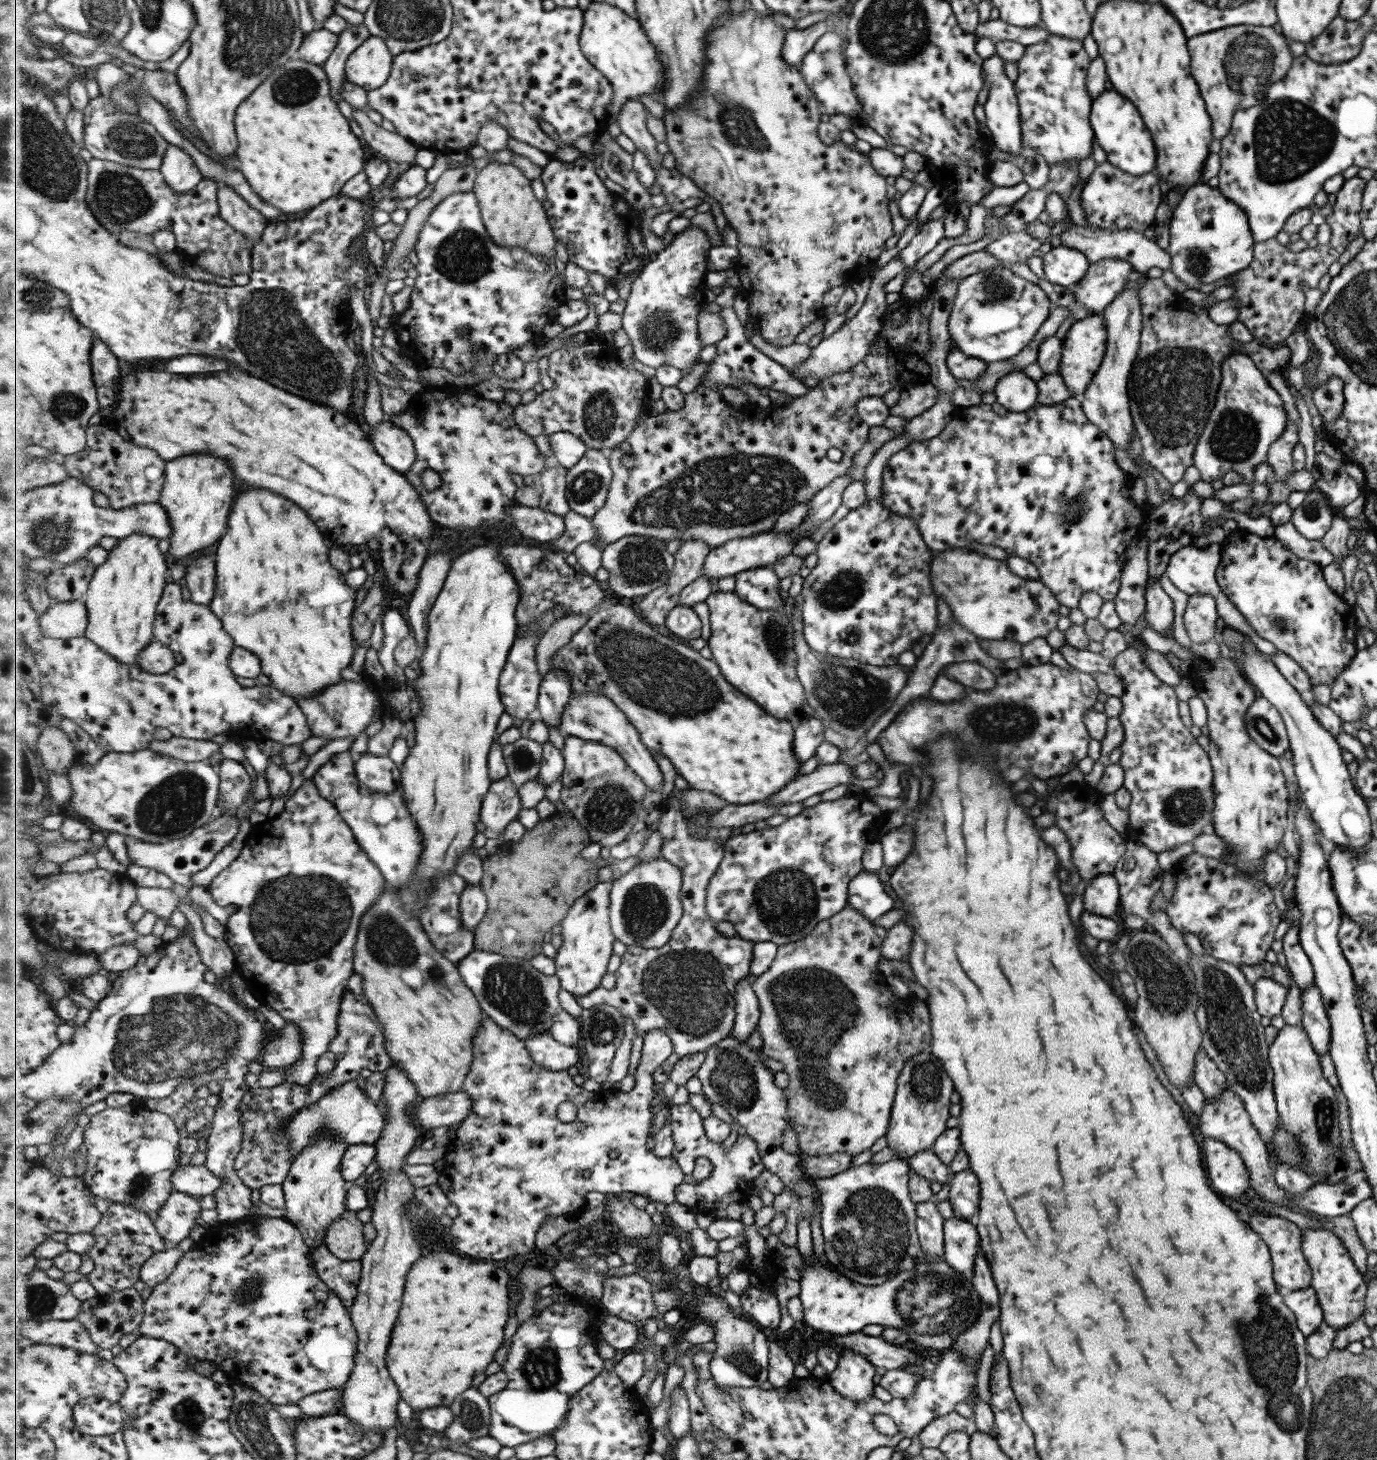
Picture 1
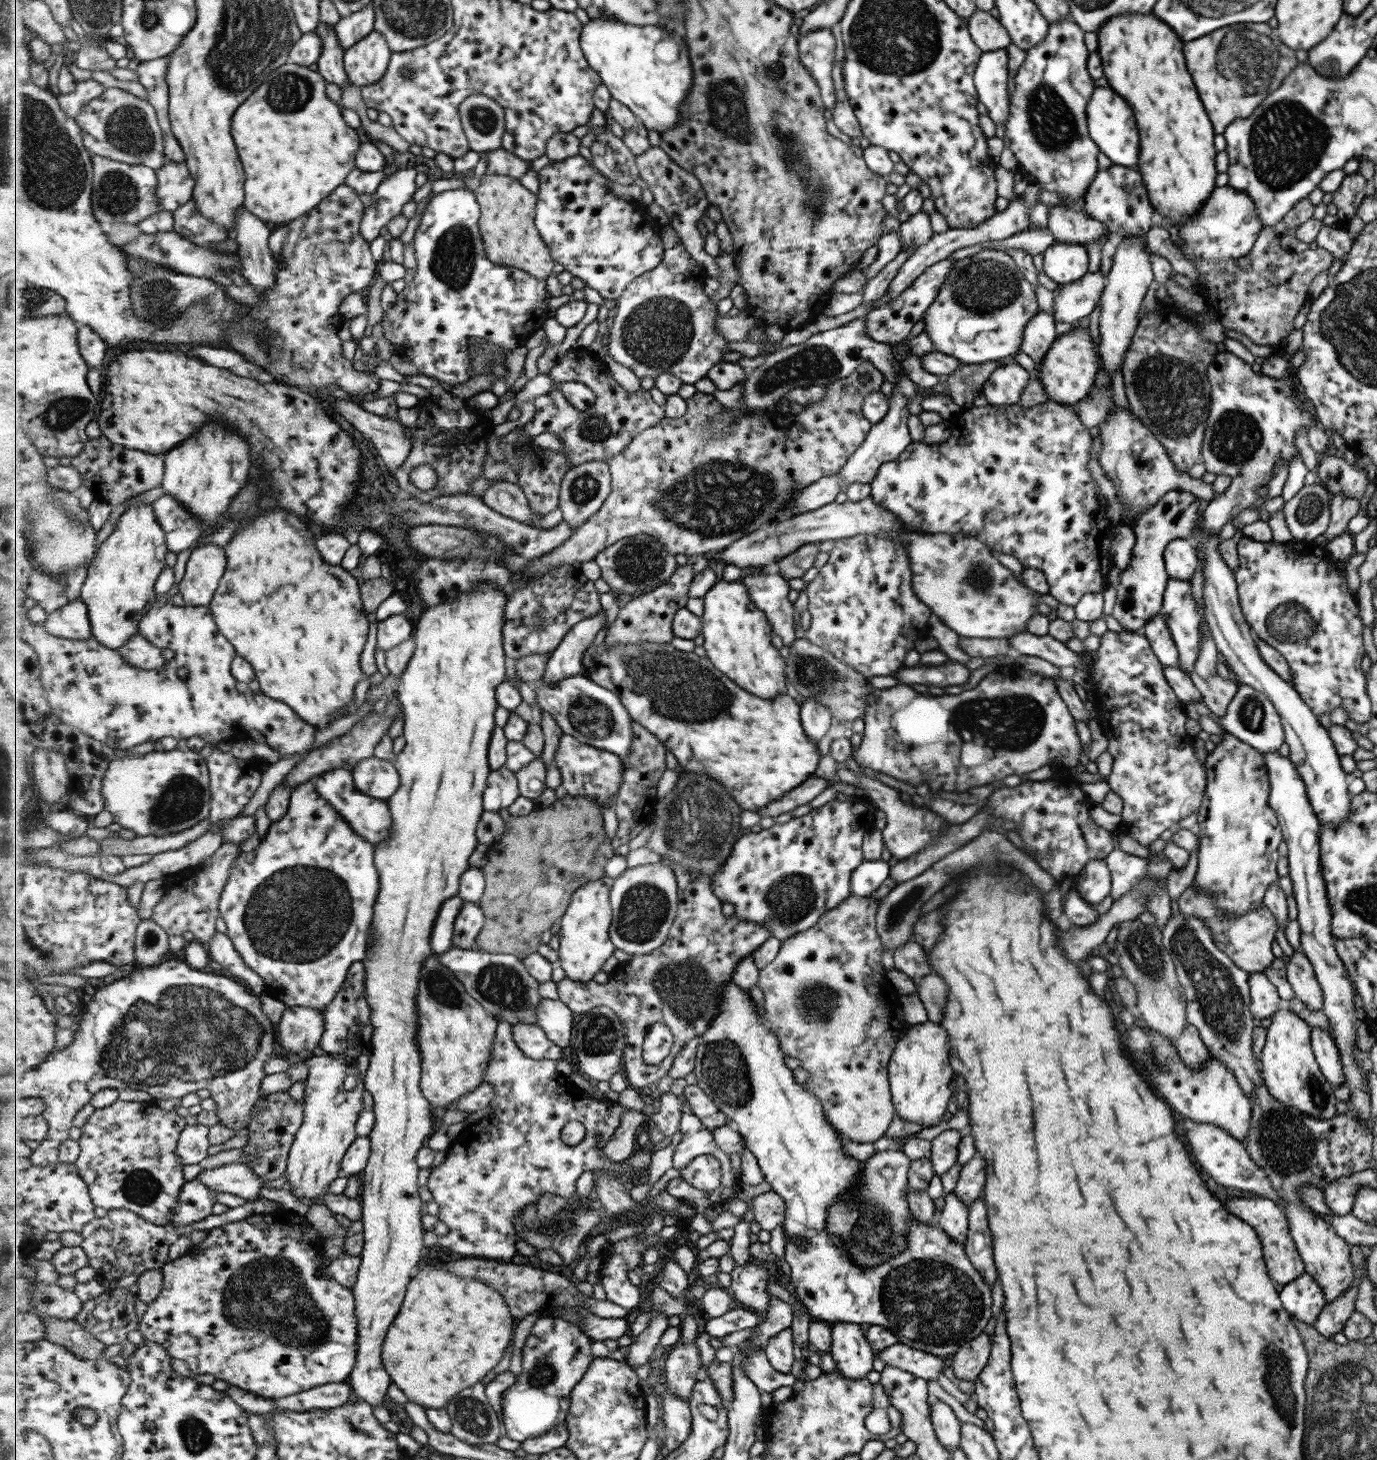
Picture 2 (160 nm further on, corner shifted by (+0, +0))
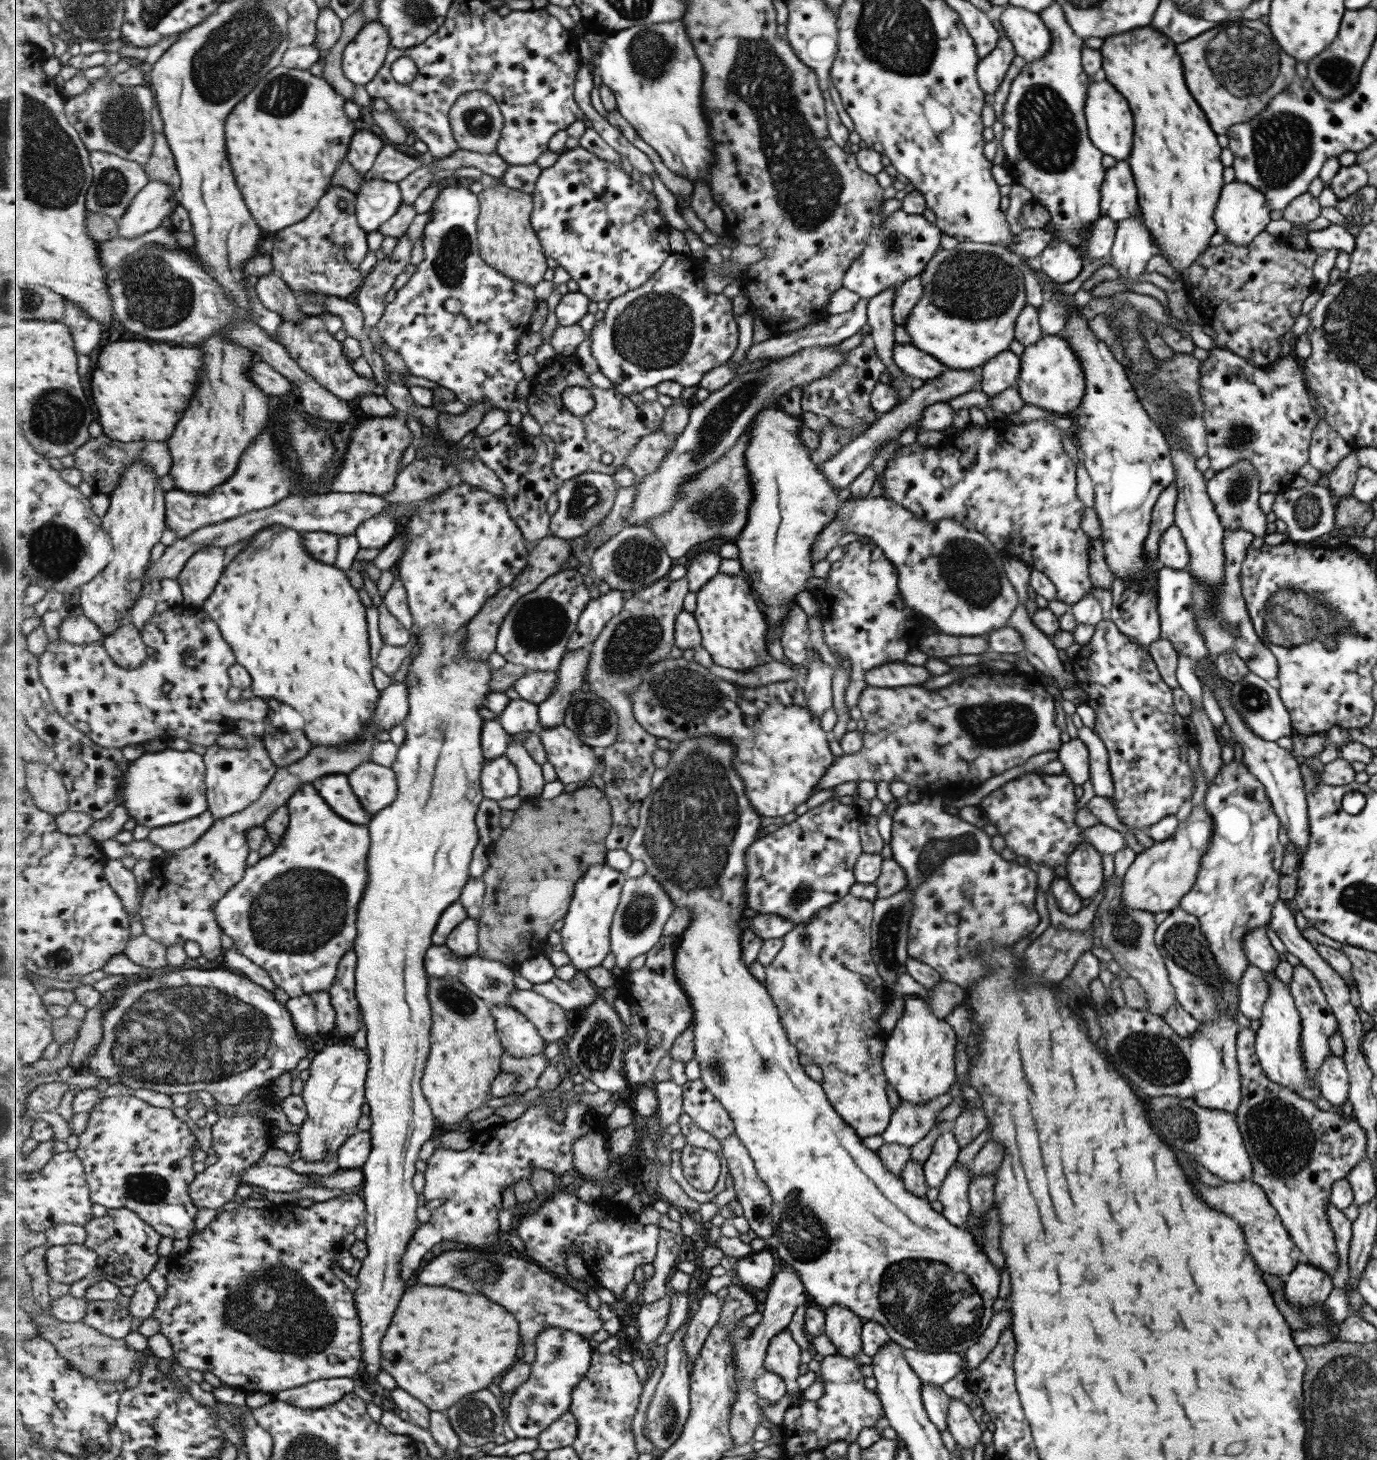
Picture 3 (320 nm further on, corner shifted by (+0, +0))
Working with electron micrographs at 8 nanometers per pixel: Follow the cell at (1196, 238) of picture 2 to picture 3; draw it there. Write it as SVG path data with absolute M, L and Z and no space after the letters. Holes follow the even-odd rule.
M1233 180L1221 187L1212 216L1215 233L1222 234L1225 242L1235 244L1235 246L1247 246L1257 234L1265 231L1265 227L1270 221L1269 212L1270 208L1261 192L1250 184Z

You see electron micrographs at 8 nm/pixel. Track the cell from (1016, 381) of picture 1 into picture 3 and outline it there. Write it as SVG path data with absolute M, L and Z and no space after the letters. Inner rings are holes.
M1009 349L999 352L980 367L979 383L987 397L992 397L1007 387L1014 387L1019 373L1019 358Z

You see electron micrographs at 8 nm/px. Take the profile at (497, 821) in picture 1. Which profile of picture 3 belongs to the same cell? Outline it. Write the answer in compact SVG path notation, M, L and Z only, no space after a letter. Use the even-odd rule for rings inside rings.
M507 755L489 760L482 772L484 796L491 800L503 800L520 793L520 775Z

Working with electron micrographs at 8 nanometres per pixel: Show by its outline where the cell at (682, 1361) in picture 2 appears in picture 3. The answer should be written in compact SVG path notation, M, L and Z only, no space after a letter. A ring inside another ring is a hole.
M708 1293L701 1299L700 1309L691 1320L689 1329L687 1329L687 1337L685 1337L684 1347L689 1355L690 1368L700 1355L701 1349L711 1335L713 1328L721 1320L723 1307L723 1300L715 1293Z

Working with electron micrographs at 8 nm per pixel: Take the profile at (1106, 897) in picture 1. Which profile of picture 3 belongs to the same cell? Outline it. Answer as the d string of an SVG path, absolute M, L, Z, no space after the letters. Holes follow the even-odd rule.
M1084 842L1073 849L1067 855L1064 867L1067 872L1065 878L1082 899L1093 897L1101 887L1101 854L1088 843Z

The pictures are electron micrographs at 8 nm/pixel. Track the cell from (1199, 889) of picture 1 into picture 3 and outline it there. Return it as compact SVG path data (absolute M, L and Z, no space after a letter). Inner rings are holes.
M1264 925L1250 930L1242 938L1242 947L1248 964L1256 966L1267 974L1277 966L1280 960L1279 953L1269 943L1266 928L1267 925Z

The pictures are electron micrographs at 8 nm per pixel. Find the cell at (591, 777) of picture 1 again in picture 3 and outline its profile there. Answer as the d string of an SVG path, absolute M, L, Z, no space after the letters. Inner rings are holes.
M564 724L557 726L557 728L543 729L541 732L541 741L545 745L548 762L555 766L559 781L564 784L583 783L583 787L593 787L591 783L591 774L603 771L605 760L593 754L593 747L588 746L582 739L577 737L573 730L569 730L568 726Z

